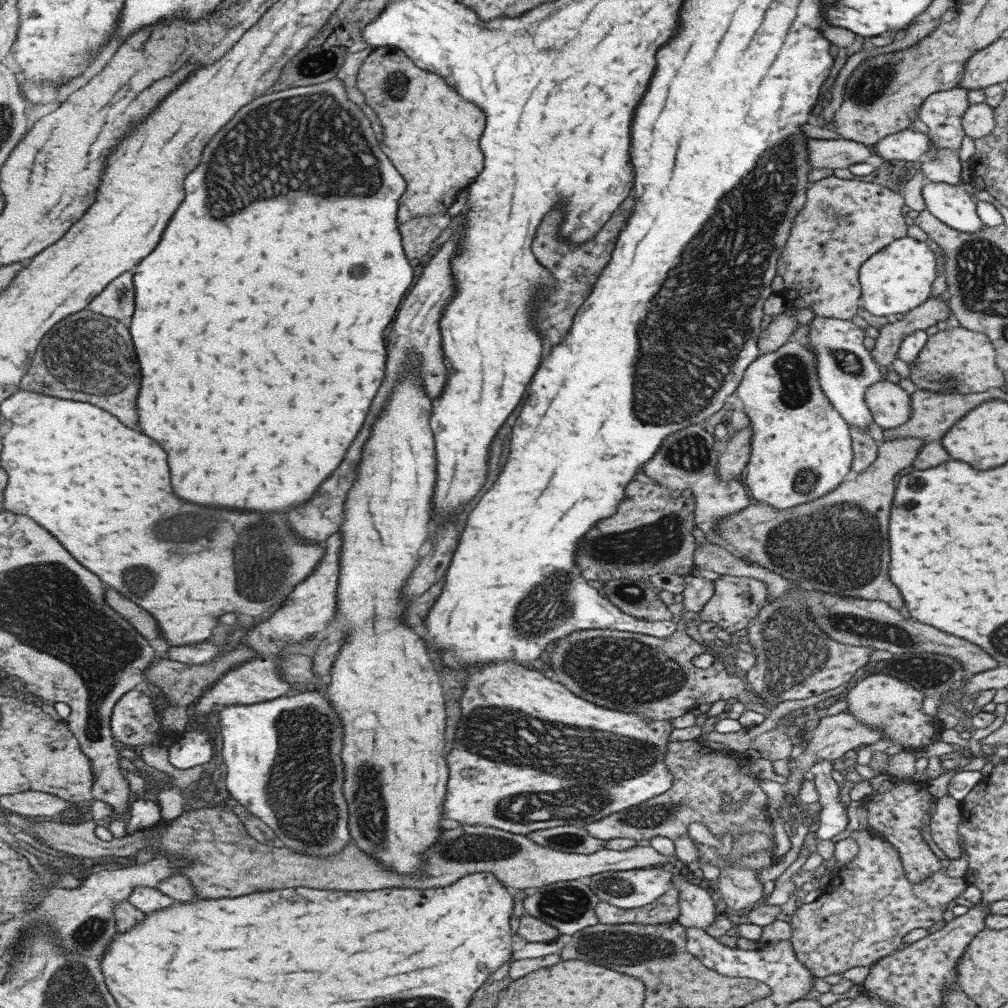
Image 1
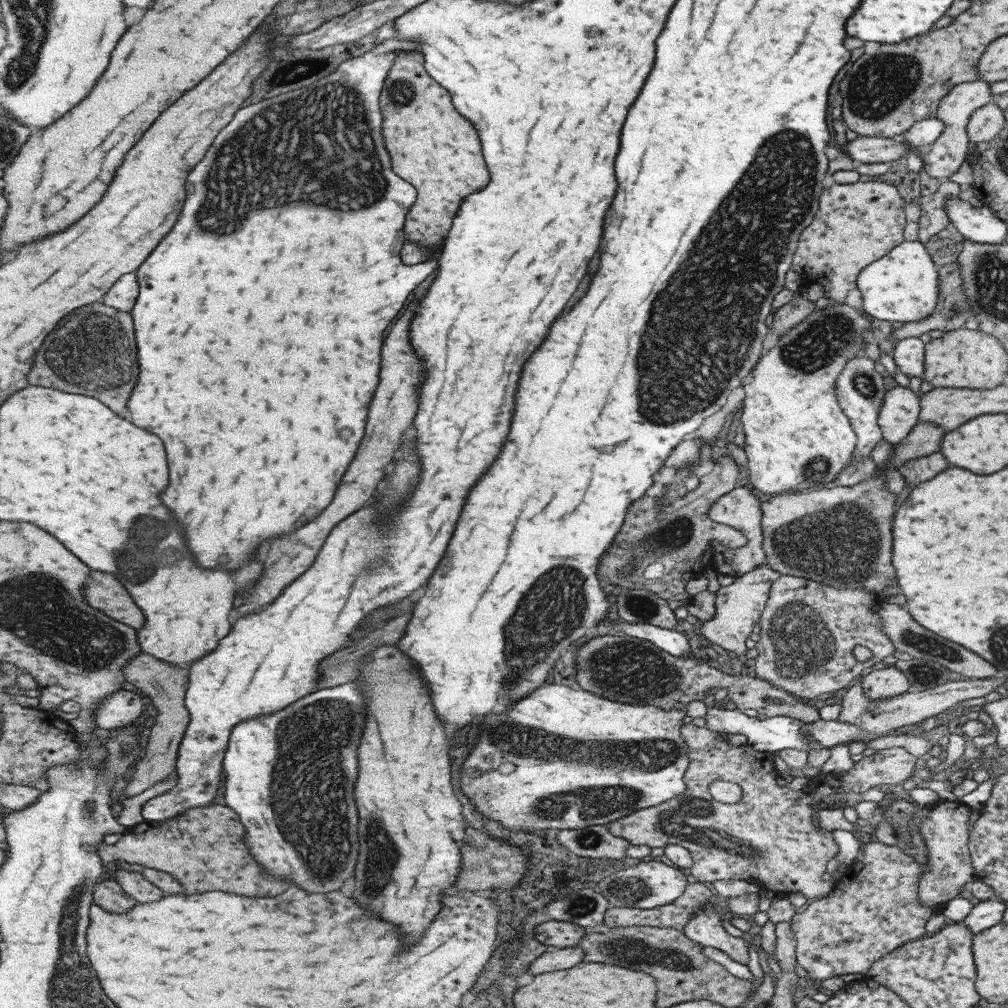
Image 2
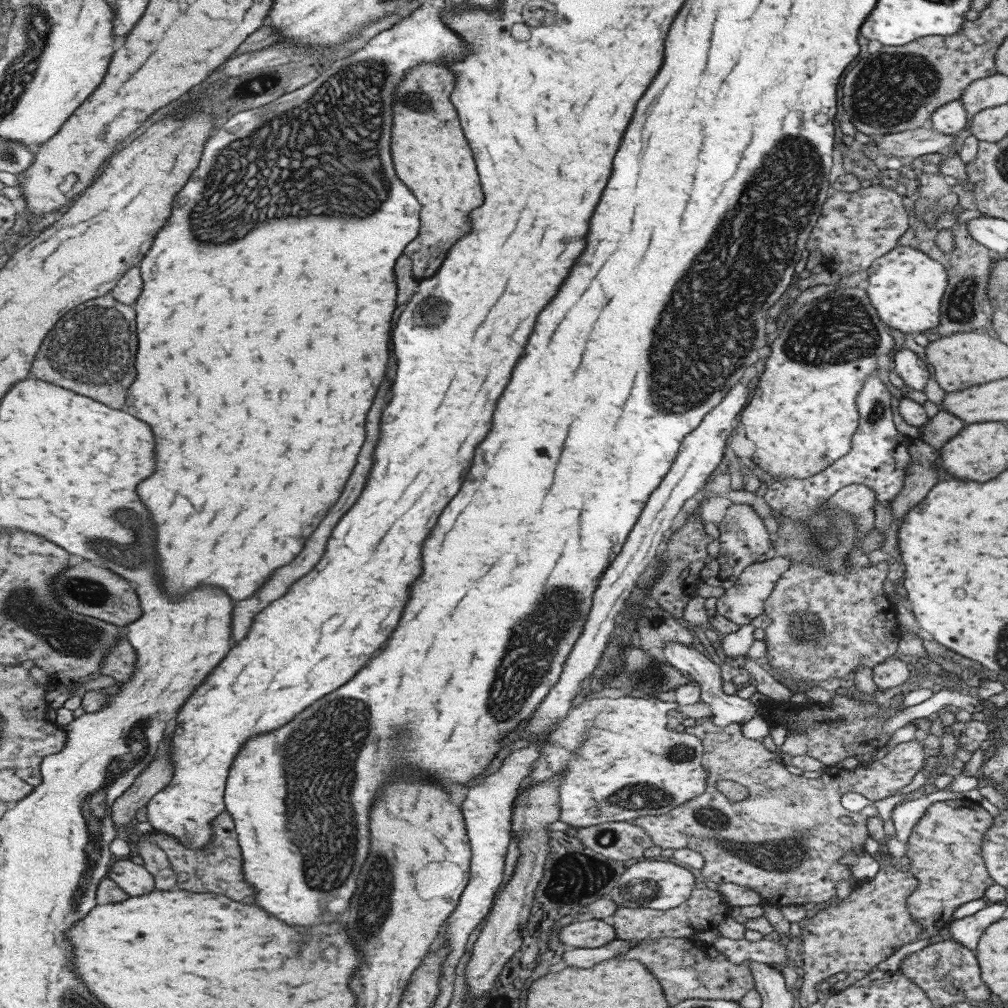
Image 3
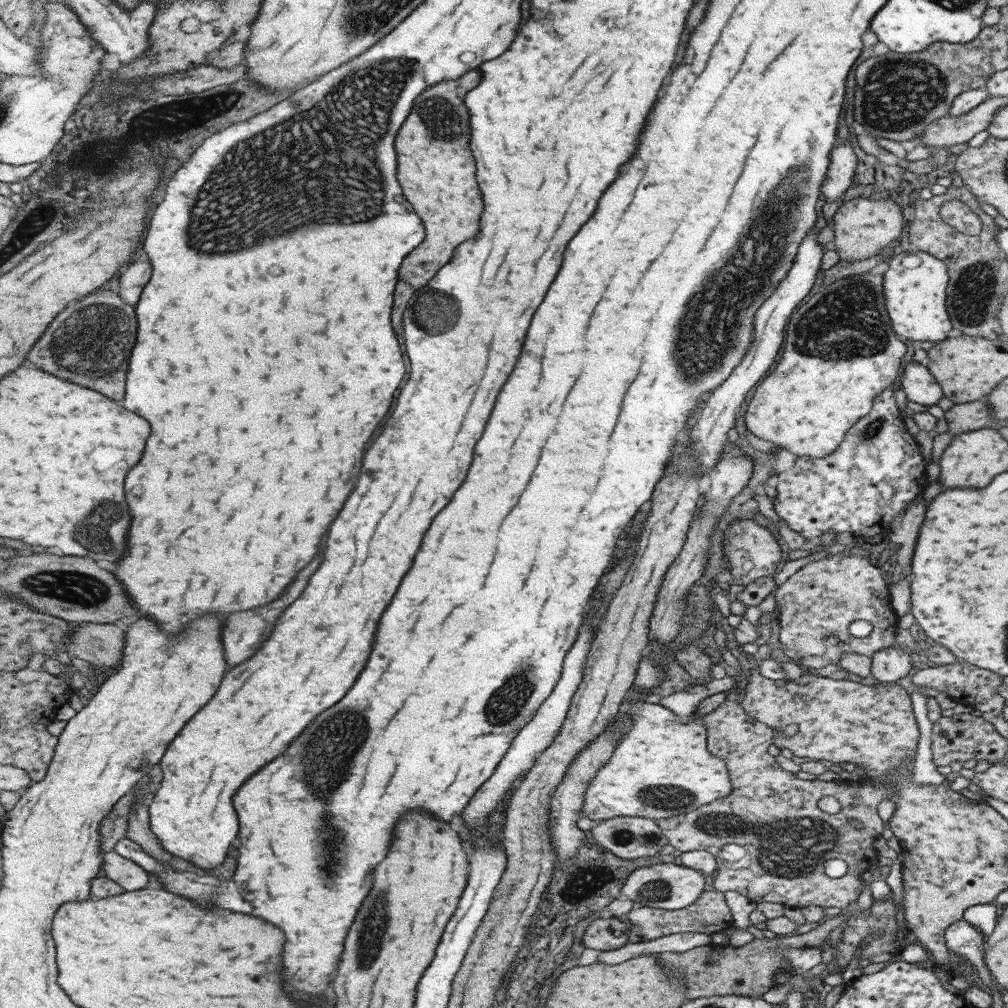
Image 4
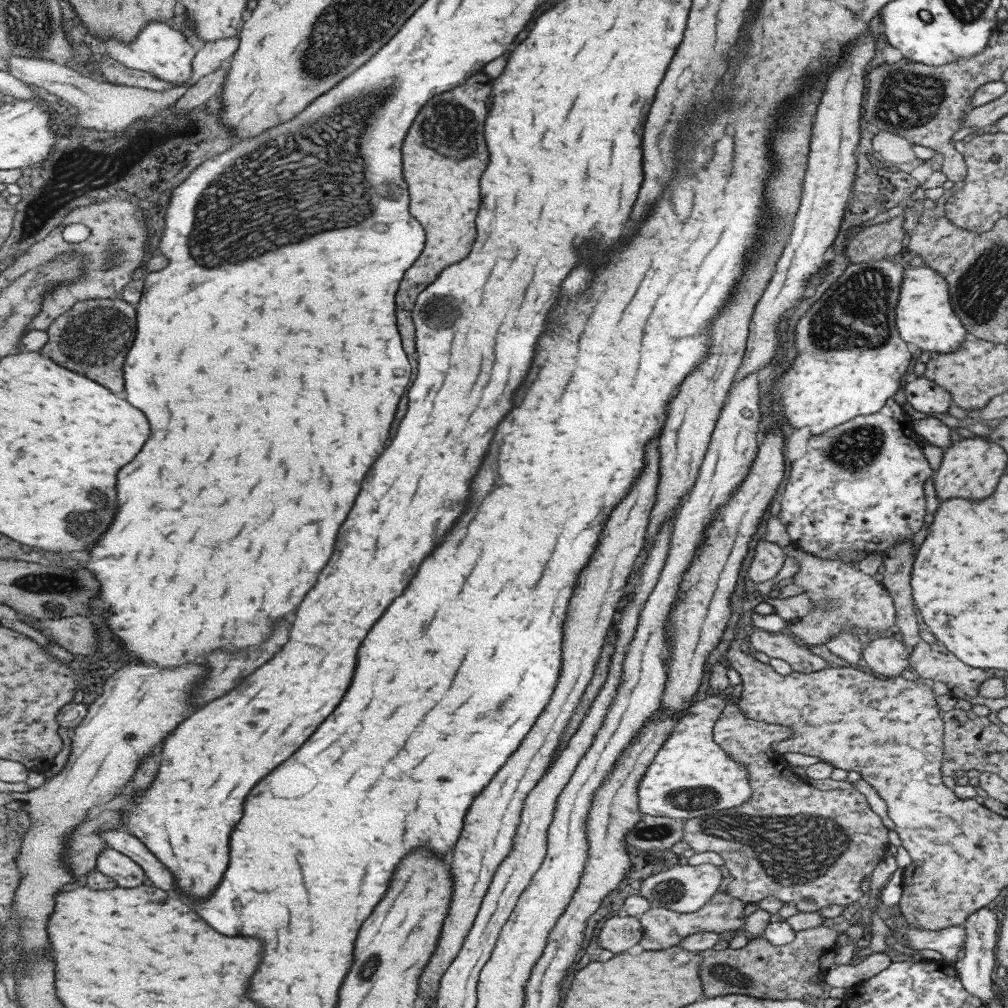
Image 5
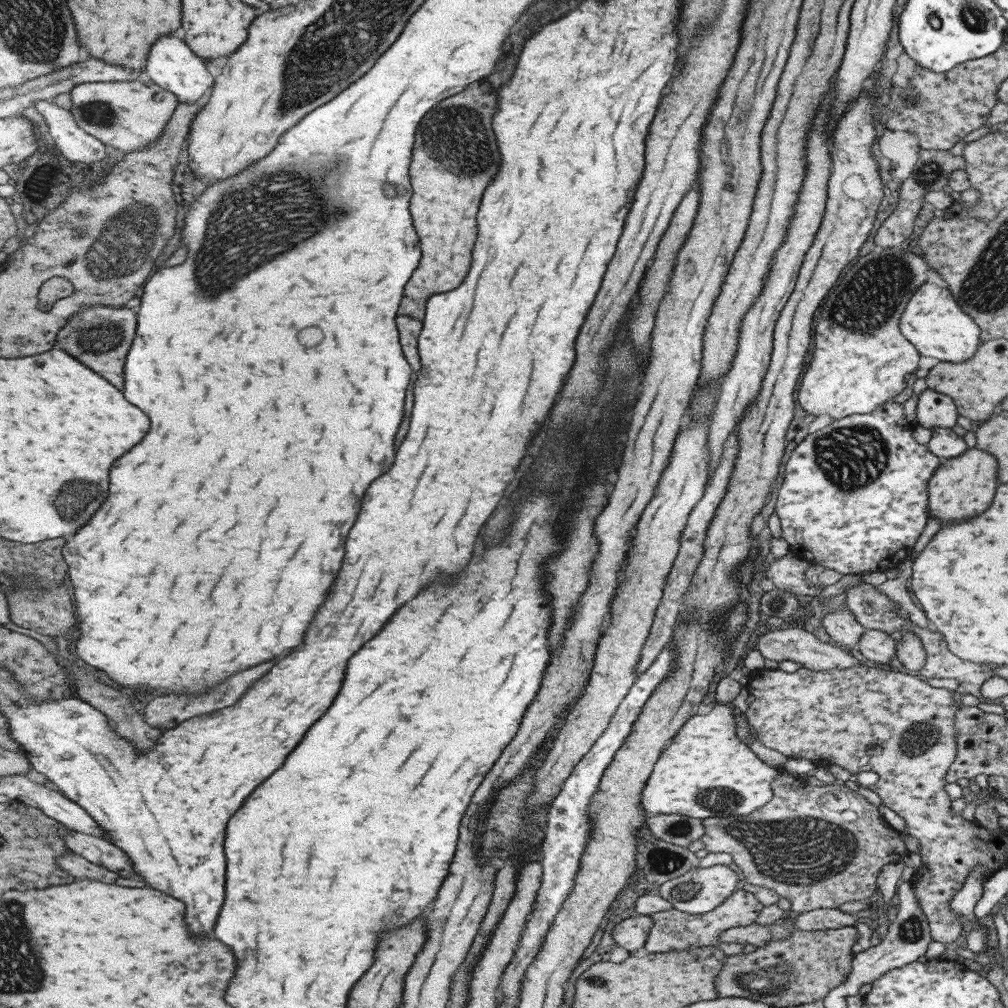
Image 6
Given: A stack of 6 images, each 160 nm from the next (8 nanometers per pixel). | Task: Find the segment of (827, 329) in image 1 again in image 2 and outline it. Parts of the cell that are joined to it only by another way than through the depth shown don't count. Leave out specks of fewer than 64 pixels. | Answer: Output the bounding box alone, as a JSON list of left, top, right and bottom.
[834,354,885,470]

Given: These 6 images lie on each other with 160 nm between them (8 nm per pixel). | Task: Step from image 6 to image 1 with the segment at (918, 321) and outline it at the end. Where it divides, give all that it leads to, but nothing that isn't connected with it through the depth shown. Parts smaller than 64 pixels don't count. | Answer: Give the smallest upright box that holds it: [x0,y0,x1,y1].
[858,237,935,316]

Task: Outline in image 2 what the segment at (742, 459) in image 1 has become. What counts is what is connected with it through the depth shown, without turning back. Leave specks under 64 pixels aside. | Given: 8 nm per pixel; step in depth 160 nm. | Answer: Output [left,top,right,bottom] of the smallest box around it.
[596,454,746,611]

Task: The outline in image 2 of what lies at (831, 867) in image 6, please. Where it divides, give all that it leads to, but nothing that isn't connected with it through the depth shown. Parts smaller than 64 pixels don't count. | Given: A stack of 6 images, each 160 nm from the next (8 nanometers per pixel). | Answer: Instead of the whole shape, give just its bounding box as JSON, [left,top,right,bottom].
[604,723,917,899]

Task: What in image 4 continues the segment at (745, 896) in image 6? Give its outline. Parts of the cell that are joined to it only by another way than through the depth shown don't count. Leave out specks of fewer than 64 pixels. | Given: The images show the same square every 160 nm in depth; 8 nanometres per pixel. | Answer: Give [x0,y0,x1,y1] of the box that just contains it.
[623,891,732,942]

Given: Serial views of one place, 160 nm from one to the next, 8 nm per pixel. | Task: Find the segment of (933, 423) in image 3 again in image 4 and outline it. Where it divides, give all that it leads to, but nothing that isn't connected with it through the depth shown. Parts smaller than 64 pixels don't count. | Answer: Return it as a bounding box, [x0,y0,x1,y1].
[944,399,992,435]

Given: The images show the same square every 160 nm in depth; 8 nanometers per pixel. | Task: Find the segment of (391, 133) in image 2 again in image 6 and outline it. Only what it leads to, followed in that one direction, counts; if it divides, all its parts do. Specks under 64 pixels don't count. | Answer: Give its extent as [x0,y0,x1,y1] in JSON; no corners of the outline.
[401,78,501,322]

